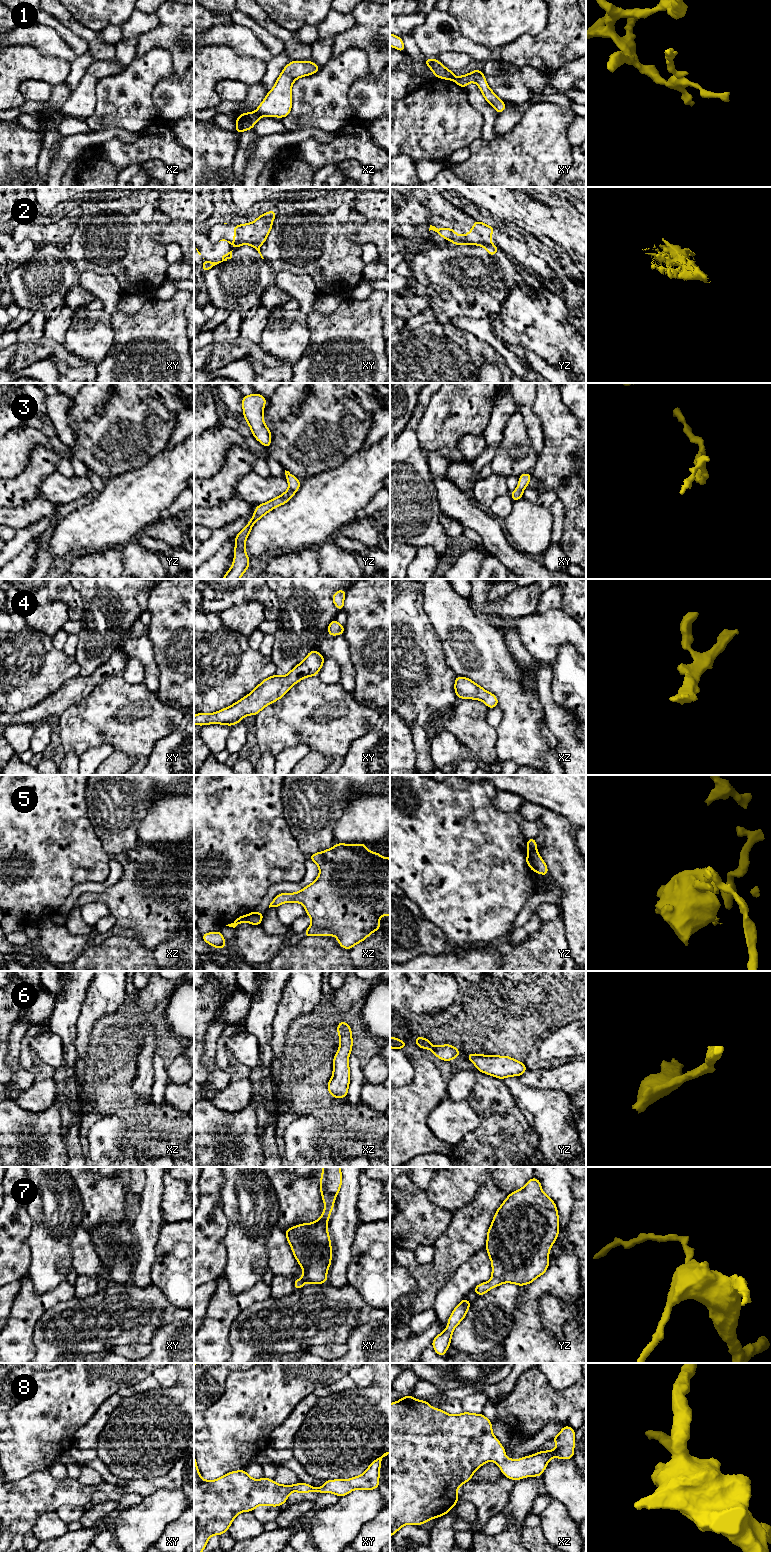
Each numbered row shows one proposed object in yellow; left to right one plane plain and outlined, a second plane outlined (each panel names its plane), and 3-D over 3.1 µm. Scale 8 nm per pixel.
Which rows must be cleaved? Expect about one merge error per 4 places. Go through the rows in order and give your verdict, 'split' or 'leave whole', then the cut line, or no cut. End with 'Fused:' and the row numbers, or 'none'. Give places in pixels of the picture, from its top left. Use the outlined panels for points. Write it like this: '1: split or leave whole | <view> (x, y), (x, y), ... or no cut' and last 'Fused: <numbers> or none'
1: split | xz (255, 112), (259, 116)
2: split | yz (492, 244), (482, 245)
3: leave whole | no cut
4: leave whole | no cut
5: split | yz (536, 850), (528, 853)
6: leave whole | no cut
7: leave whole | no cut
8: leave whole | no cut
Fused: 1, 2, 5

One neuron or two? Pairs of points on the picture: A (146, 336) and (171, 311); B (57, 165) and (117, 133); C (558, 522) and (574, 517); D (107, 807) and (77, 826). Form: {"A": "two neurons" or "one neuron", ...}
{"A": "one neuron", "B": "one neuron", "C": "two neurons", "D": "two neurons"}

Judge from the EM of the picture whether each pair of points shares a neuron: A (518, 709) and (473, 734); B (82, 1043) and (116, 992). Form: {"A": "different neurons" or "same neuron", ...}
{"A": "different neurons", "B": "same neuron"}

